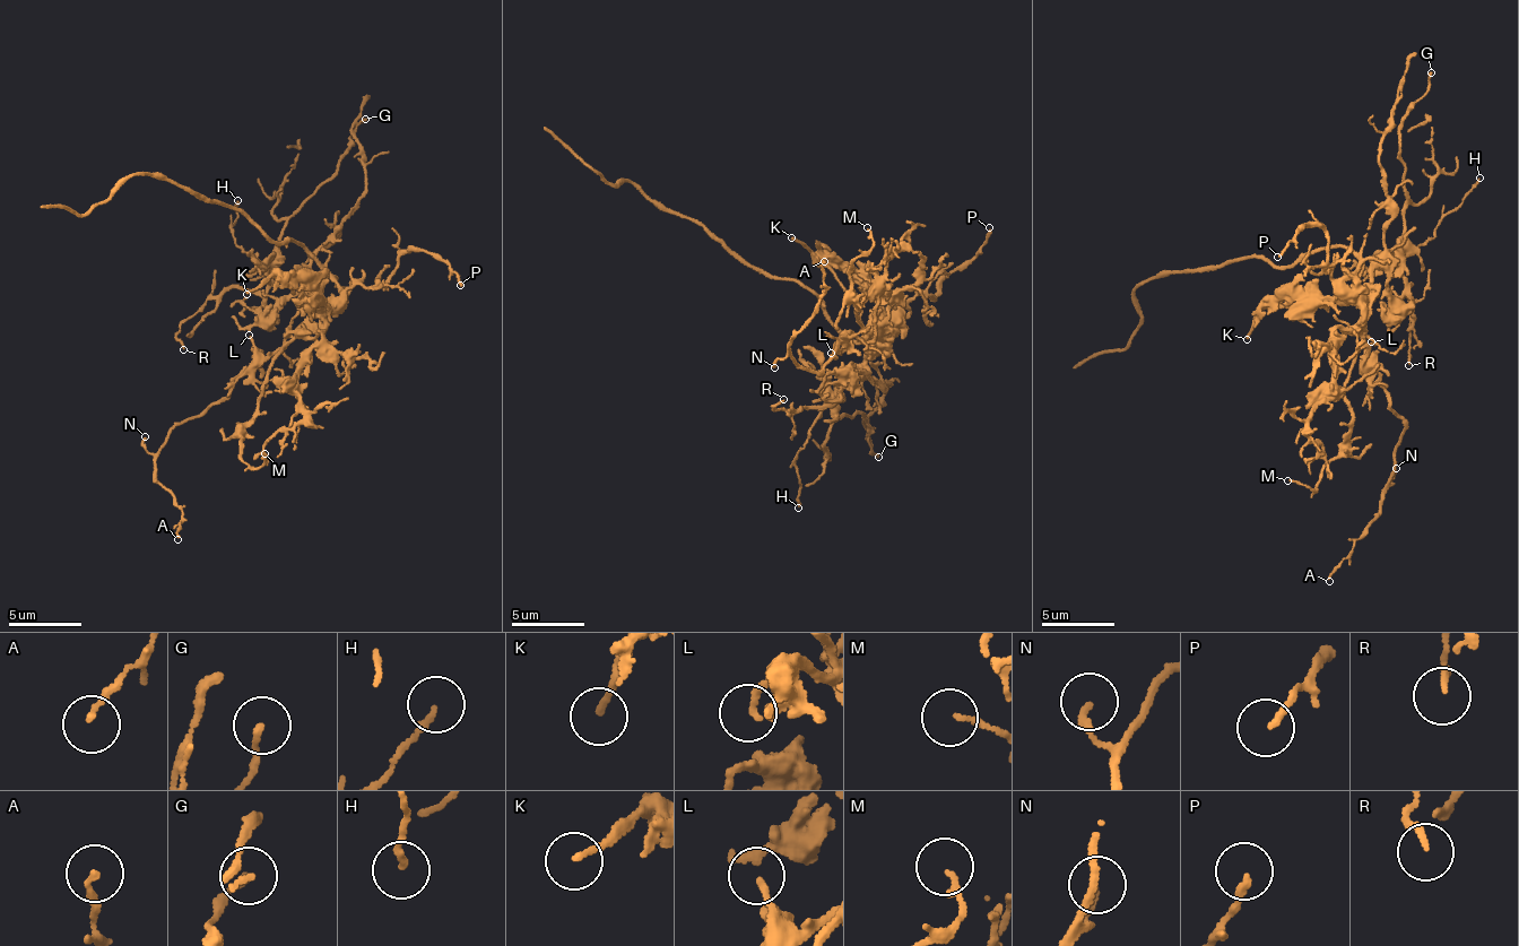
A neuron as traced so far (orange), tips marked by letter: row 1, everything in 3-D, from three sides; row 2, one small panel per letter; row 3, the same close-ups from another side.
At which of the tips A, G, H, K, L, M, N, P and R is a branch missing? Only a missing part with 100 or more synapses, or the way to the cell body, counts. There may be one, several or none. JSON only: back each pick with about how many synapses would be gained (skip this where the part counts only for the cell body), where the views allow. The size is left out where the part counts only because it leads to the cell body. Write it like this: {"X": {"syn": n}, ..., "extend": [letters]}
{"extend": []}

